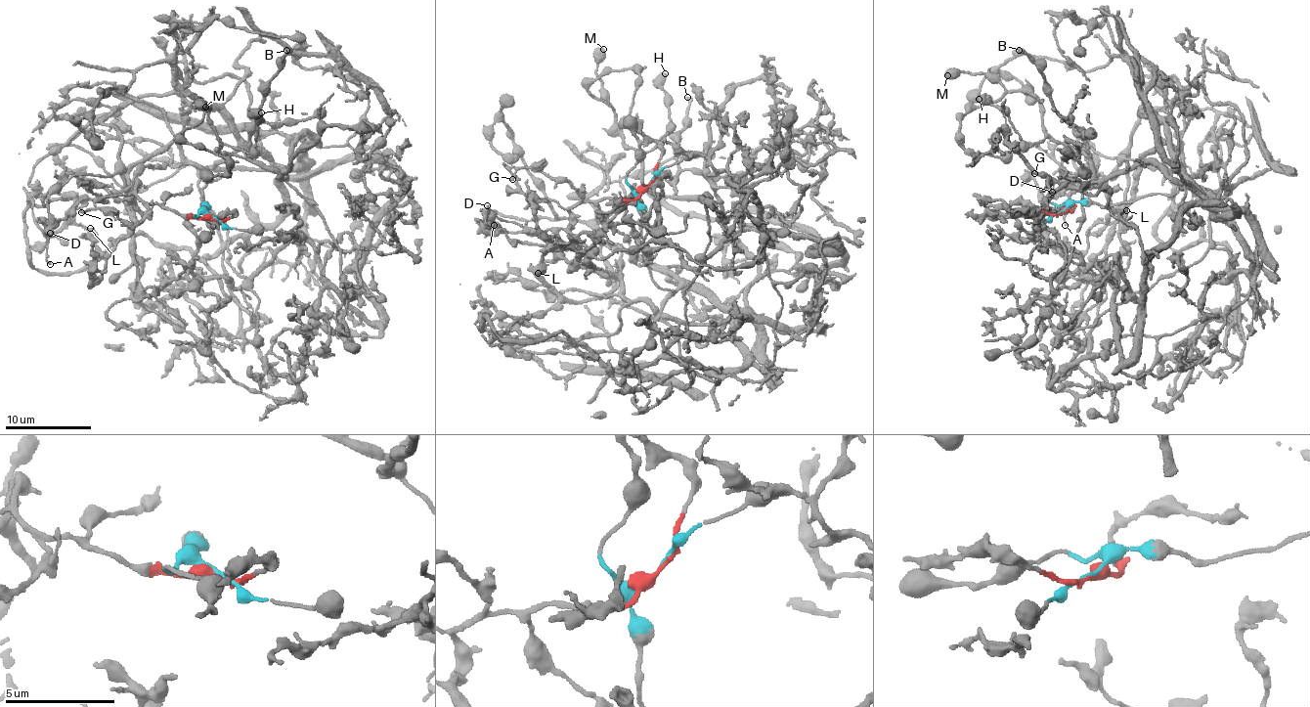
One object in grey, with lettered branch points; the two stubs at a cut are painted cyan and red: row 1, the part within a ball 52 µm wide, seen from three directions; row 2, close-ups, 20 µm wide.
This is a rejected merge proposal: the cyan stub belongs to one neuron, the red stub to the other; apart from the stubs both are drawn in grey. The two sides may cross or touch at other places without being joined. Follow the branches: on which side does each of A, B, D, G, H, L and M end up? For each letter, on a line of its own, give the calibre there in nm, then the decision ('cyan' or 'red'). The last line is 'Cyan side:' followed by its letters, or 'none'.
A: calibre 130 nm; red
B: calibre 280 nm; cyan
D: calibre 400 nm; red
G: calibre 160 nm; red
H: calibre 600 nm; cyan
L: calibre 600 nm; red
M: calibre 700 nm; cyan
Cyan side: B, H, M

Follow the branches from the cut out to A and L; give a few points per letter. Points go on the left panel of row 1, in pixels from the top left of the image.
A: (213, 217), (145, 203), (135, 184), (133, 198), (133, 189), (112, 190), (53, 220), (51, 263)
L: (213, 217), (184, 218), (155, 203), (145, 203), (133, 186), (142, 216), (108, 252), (93, 243), (89, 228)

